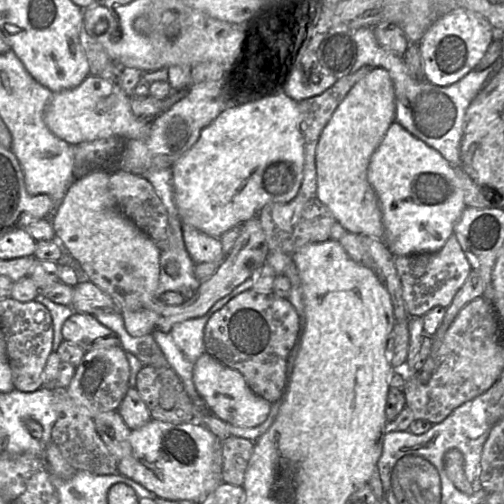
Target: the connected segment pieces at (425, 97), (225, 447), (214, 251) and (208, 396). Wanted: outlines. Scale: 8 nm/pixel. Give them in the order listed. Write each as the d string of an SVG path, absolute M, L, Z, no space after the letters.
M373 27L354 30L356 60L351 72L363 66L384 68L390 75L395 92L395 122L414 137L437 150L453 167L461 168L460 143L466 110L472 100L495 74L493 66L475 69L449 86L438 86L427 80L414 79L408 72L403 55L396 55L383 48L376 40Z
M229 436L221 442L223 483L242 486L253 445L252 441L235 436Z
M182 223L185 248L195 264L221 262L225 255L219 238L209 236L192 226Z
M203 353L195 362L192 379L208 411L221 421L235 427L253 428L268 417L271 403L253 393L240 372L227 367L208 353Z

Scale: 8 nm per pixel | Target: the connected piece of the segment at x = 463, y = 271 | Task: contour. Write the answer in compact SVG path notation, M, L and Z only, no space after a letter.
M453 234L438 252L394 256L394 263L401 281L406 310L410 317L422 317L436 306L446 309L472 270Z

